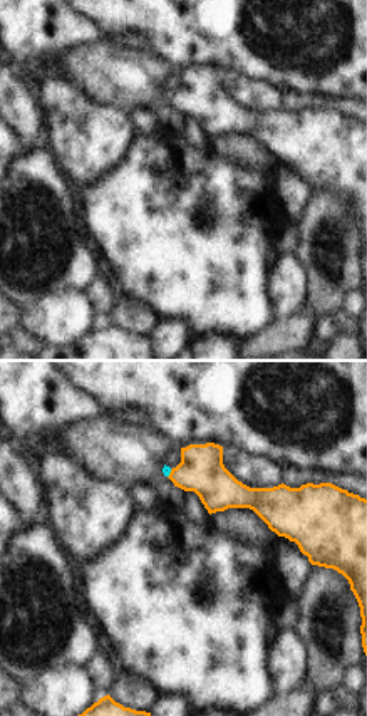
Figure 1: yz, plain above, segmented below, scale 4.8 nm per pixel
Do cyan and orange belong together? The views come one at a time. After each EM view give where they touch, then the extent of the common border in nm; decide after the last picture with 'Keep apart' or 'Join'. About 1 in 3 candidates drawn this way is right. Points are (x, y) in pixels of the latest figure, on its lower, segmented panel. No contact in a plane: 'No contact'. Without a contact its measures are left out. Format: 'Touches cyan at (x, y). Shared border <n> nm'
Touches cyan at (170, 472). Shared border 40 nm

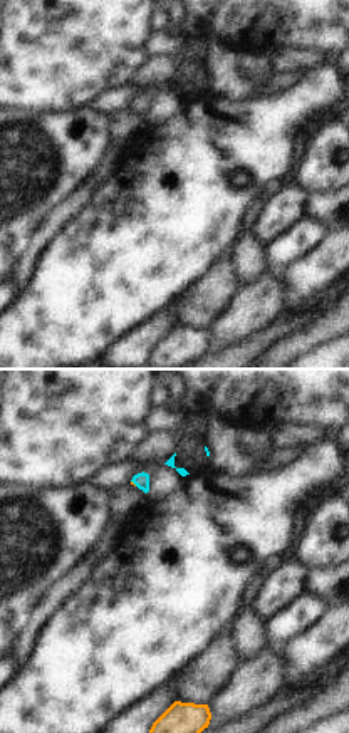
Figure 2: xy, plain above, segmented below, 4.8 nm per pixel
Touches cyan at (135, 483). Shared border 40 nm

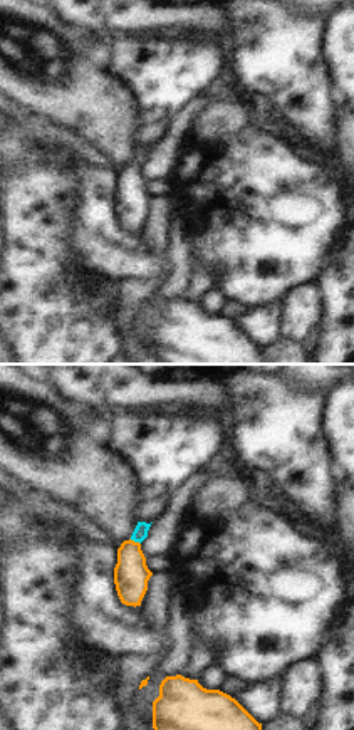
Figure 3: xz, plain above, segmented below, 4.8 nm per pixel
Touches cyan at (135, 541). Shared border 60 nm

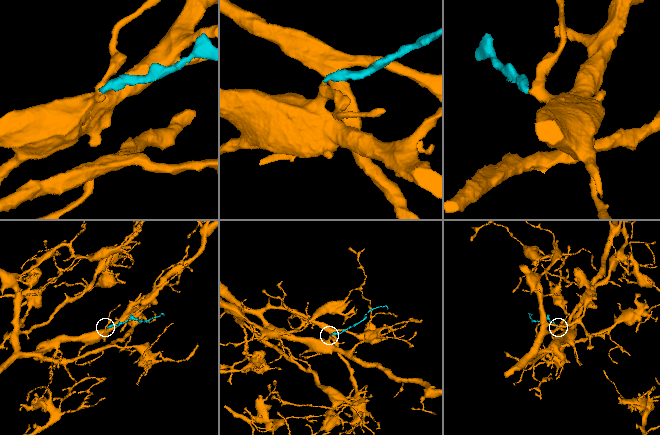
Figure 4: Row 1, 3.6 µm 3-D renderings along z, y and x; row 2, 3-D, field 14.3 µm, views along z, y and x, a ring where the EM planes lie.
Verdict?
Join

